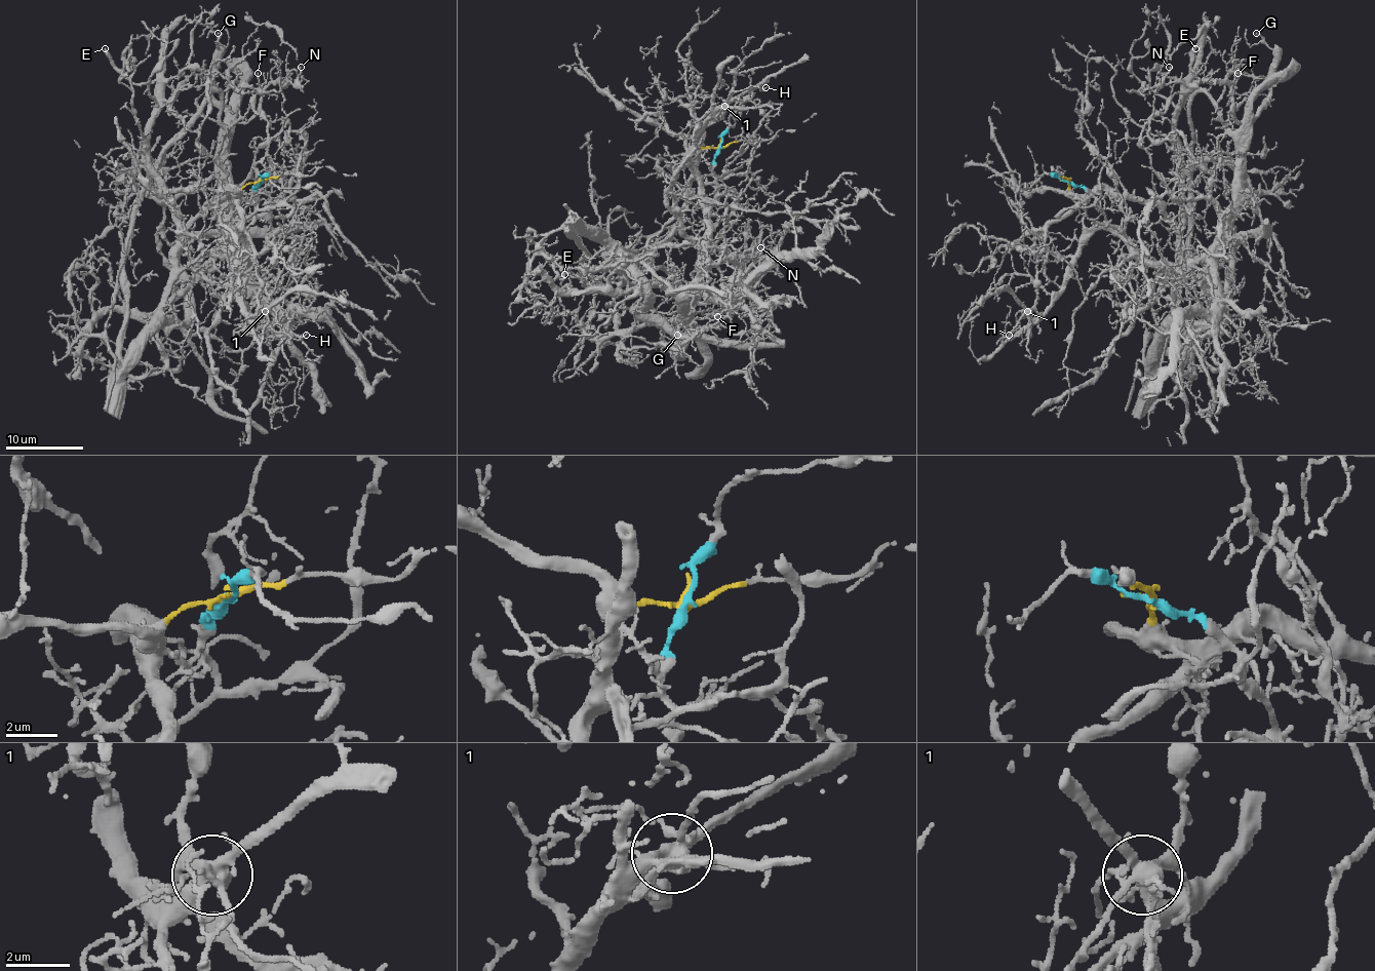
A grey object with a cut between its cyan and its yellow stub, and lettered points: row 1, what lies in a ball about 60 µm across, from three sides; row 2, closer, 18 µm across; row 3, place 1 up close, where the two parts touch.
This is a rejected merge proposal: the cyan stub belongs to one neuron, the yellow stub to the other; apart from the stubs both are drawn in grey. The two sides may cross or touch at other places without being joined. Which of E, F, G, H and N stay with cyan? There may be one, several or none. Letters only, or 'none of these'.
F, G, N

